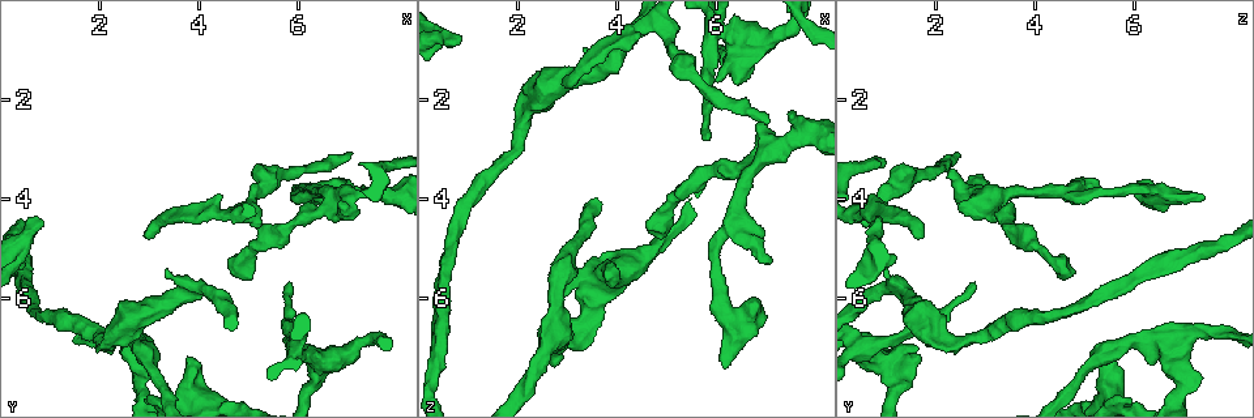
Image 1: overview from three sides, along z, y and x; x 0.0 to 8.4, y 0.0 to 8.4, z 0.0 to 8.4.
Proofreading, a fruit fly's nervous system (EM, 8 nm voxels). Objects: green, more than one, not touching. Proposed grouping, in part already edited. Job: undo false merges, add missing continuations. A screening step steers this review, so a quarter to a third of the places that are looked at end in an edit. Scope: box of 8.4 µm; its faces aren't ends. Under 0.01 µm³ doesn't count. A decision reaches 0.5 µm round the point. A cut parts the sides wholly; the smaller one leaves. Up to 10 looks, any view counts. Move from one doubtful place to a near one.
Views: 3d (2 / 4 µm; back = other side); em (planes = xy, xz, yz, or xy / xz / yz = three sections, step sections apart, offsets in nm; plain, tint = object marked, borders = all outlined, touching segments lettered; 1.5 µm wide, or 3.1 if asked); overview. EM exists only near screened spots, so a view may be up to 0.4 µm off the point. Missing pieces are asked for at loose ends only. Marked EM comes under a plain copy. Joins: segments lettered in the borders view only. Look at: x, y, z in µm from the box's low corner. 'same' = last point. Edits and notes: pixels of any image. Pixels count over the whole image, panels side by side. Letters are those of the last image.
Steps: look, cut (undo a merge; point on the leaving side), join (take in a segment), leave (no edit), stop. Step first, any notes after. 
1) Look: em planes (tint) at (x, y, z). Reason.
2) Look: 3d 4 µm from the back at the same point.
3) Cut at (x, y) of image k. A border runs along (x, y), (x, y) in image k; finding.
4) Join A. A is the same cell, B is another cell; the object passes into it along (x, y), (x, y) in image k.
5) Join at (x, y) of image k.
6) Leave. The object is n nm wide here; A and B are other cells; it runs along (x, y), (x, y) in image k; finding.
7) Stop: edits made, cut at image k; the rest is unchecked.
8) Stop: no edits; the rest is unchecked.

Look: 3d 4 µm at (0.75, 4.45, 0.85). Free end.

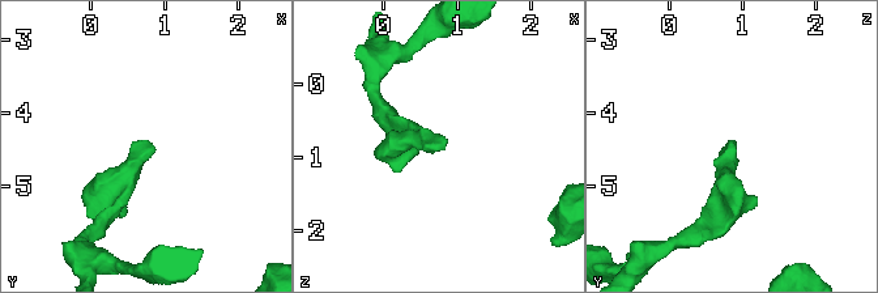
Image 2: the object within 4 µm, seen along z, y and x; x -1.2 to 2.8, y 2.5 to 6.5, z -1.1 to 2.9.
Look: em planes (tint) at (0.75, 4.40, 0.80).

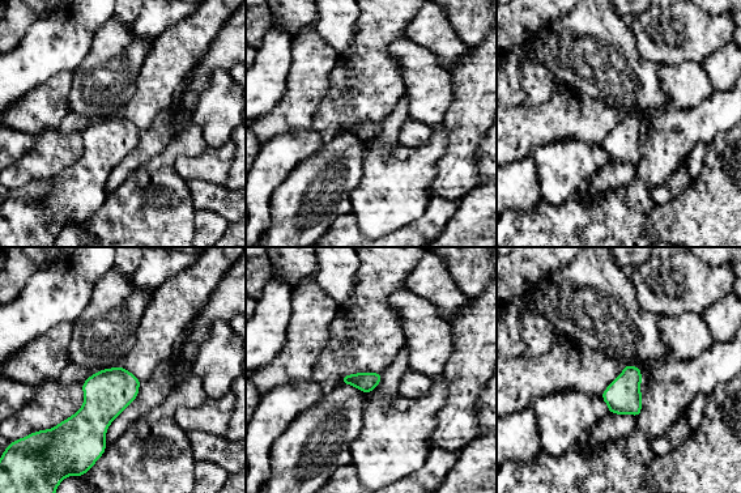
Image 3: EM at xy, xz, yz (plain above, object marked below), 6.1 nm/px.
Look: em planes (borders) at the same point.

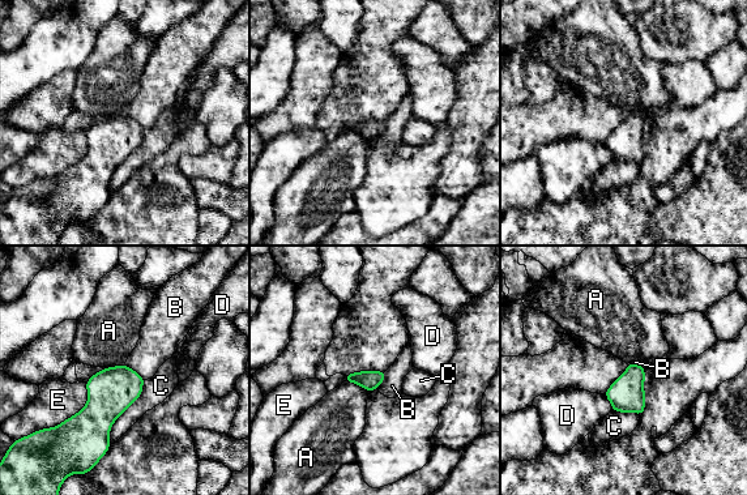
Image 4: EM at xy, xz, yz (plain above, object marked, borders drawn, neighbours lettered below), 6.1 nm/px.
Leave. A, B, C, D and E are other cells; a border runs along (126, 363), (145, 379) in image 4; none of them fits.

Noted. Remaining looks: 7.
Look: 3d 2 µm at (3.30, 5.50, 1.05). An open end.

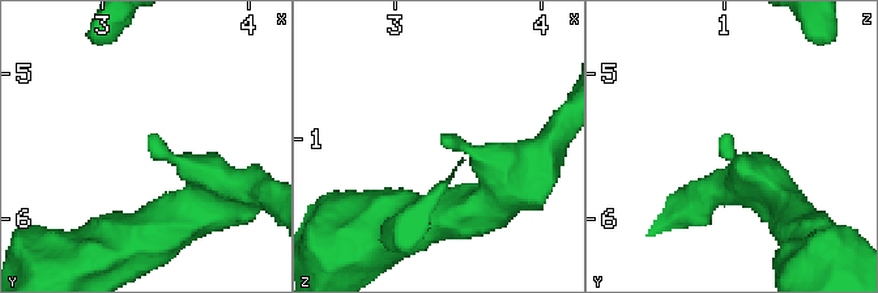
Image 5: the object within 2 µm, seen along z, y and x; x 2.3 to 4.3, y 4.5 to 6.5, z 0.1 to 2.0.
Look: em xy step 4 (borders) at (3.34, 5.44, 1.00). Need the tissue.

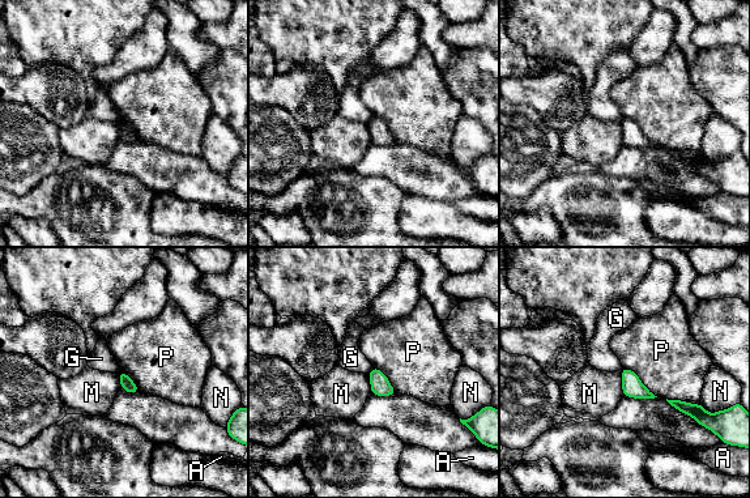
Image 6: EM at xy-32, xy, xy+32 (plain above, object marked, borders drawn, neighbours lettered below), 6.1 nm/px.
Leave. A, G, M, N and P are other cells; a border runs along (623, 366), (629, 367), (657, 396) in image 6; none of them fits.

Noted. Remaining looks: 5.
Look: em xy step 8 (tint) at (2.20, 6.90, 2.25). Calibre changes.

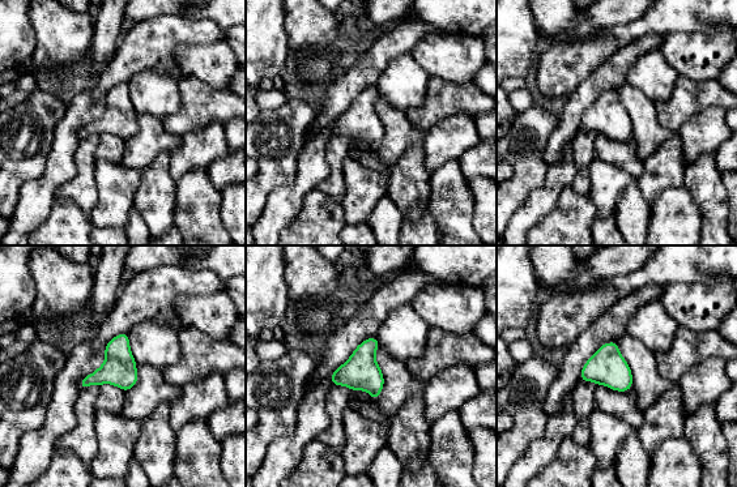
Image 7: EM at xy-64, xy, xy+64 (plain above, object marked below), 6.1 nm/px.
Look: em xy step 8 (borders) at the same point.

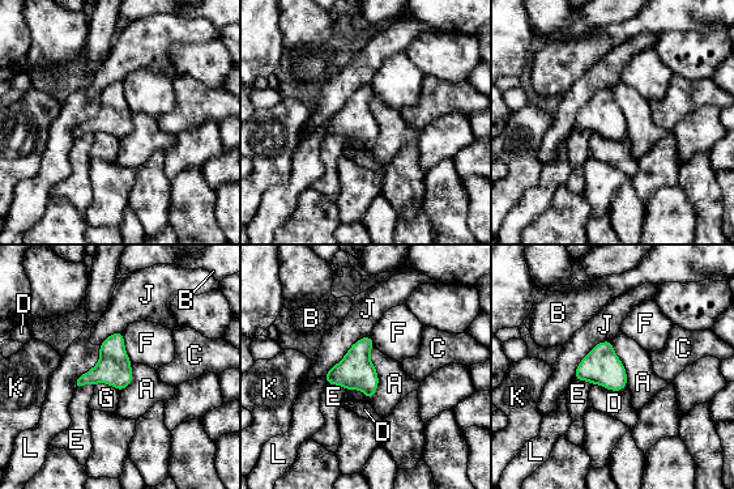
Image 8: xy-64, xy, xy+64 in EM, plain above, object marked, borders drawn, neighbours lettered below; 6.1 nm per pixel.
Leave. The longest contact is with J, 380 nm; A, B, C, D, E, F, G, J, K and L are other cells; a border runs along (99, 345), (98, 361), (75, 387) in image 8; one cell here.

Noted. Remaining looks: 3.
Look: em planes (borders) at (4.90, 5.45, 4.80). Free end.

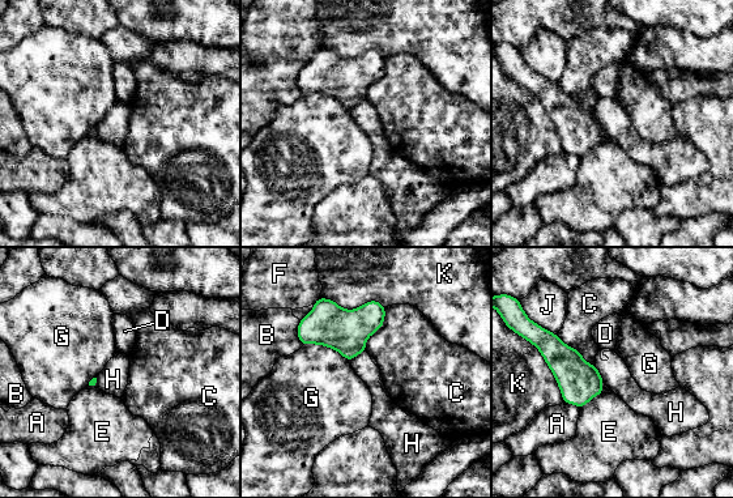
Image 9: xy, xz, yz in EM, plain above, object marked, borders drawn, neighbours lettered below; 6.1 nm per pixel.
Leave. The longest contact is with K, 400 nm; A, B, C, D, E, F, G, H, J and K are other cells; no lettered segment goes on from it.

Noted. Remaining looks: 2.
Stop: no edits; the rest is unchecked.

